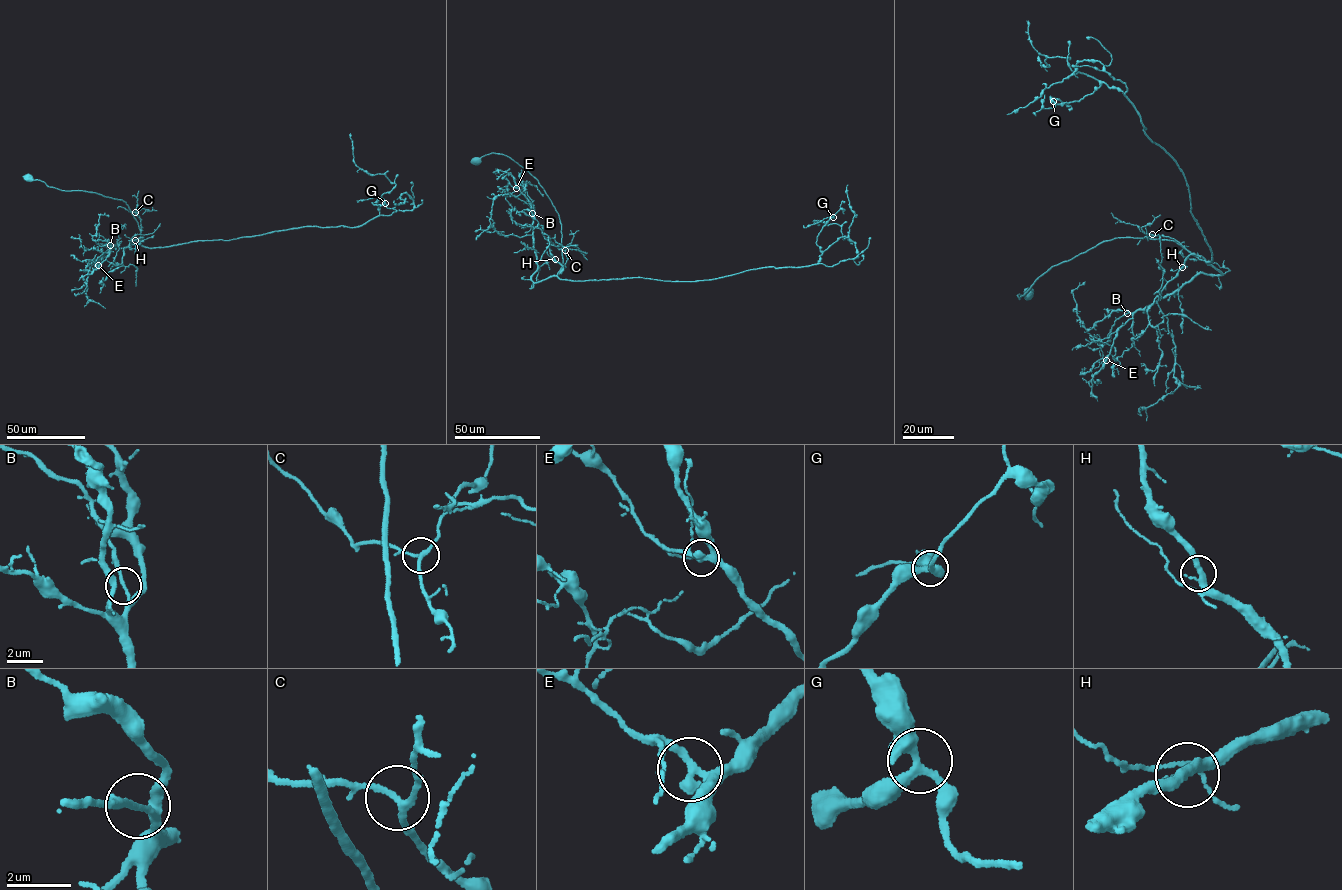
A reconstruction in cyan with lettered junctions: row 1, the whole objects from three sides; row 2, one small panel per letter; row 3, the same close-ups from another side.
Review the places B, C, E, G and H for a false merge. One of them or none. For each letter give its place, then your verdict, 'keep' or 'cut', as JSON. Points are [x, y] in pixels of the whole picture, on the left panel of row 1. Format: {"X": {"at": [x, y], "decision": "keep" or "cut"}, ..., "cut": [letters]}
{"B": {"at": [110, 245], "decision": "keep"}, "C": {"at": [135, 212], "decision": "keep"}, "E": {"at": [98, 265], "decision": "keep"}, "G": {"at": [385, 203], "decision": "keep"}, "H": {"at": [135, 240], "decision": "keep"}, "cut": []}

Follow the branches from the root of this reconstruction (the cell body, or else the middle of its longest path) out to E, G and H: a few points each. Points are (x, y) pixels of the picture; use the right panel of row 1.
E: (1028, 294), (1017, 295), (1113, 238), (1173, 240), (1221, 272), (1196, 274), (1138, 309), (1106, 360)
G: (1028, 294), (1017, 295), (1113, 238), (1173, 240), (1212, 260), (1182, 171), (1123, 93), (1102, 83), (1053, 101)
H: (1028, 294), (1017, 295), (1020, 298), (1051, 267), (1113, 238), (1174, 240), (1197, 256), (1190, 254), (1182, 267)

